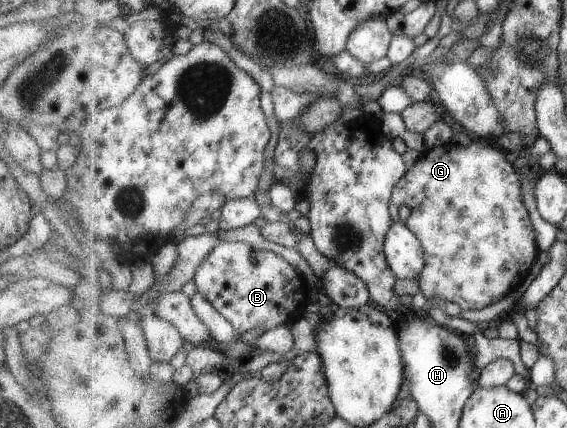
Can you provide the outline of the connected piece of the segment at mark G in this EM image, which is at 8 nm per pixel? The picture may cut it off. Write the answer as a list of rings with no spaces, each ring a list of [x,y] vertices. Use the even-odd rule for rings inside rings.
[[[479,139],[471,145],[460,145],[450,142],[442,147],[434,147],[432,151],[424,152],[420,155],[419,160],[408,171],[408,174],[400,180],[396,187],[396,191],[392,197],[391,212],[395,222],[404,222],[418,237],[423,241],[424,249],[426,249],[427,264],[419,277],[419,284],[427,299],[438,297],[444,299],[445,302],[458,303],[463,309],[484,309],[488,305],[494,305],[501,299],[504,299],[508,293],[515,291],[530,275],[534,263],[540,257],[540,243],[538,243],[538,231],[534,227],[532,221],[532,213],[524,201],[524,191],[522,191],[522,174],[518,173],[514,160],[508,153],[496,149],[492,143],[484,139]]]

